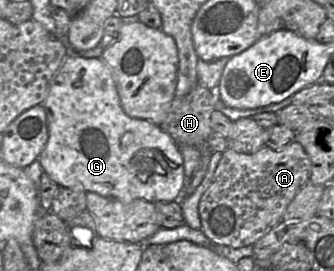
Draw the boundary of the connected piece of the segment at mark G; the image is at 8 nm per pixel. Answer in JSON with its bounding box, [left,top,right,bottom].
[39,53,186,203]

